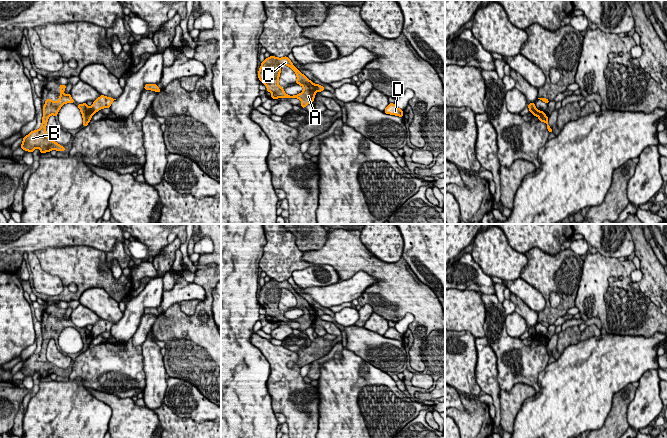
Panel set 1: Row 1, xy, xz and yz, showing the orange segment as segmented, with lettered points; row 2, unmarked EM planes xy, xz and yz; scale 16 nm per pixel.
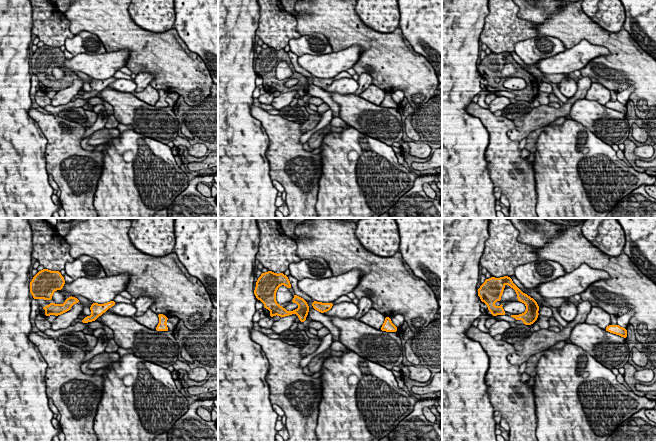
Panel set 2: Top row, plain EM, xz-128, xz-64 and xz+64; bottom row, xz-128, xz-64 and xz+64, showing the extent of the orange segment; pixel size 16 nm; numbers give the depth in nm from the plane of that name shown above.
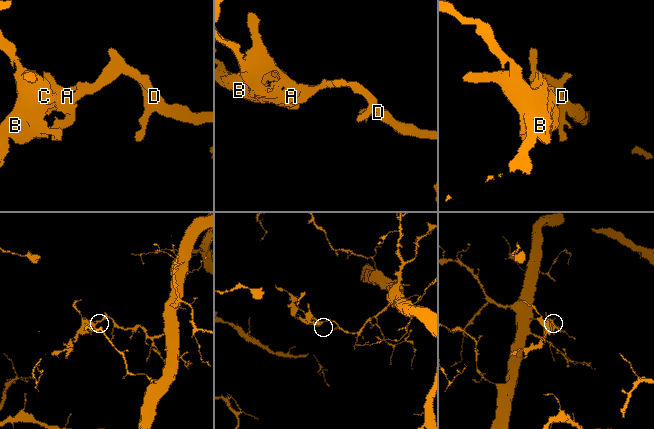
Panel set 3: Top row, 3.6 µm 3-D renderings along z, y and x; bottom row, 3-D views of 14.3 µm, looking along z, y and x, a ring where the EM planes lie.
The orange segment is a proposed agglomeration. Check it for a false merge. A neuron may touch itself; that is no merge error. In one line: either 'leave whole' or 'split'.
split

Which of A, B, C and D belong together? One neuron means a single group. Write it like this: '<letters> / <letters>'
A B C / D

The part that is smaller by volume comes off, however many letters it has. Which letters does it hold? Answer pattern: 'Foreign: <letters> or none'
Foreign: A, B, C

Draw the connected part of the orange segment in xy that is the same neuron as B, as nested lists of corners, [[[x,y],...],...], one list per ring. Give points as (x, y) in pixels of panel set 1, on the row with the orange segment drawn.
[[[60,84],[60,97],[57,102],[54,102],[51,99],[45,101],[42,110],[43,117],[41,127],[38,130],[31,131],[23,138],[23,142],[20,145],[23,150],[32,153],[36,148],[39,148],[41,154],[50,152],[51,150],[65,151],[65,147],[48,138],[46,131],[47,121],[51,115],[57,117],[57,113],[63,104],[75,103],[71,98],[70,93],[68,95],[64,94],[65,88],[66,85]]]

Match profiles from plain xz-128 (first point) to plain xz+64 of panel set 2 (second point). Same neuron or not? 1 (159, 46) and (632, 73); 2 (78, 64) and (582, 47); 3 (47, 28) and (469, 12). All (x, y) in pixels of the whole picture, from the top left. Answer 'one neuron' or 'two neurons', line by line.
1: one neuron
2: one neuron
3: two neurons

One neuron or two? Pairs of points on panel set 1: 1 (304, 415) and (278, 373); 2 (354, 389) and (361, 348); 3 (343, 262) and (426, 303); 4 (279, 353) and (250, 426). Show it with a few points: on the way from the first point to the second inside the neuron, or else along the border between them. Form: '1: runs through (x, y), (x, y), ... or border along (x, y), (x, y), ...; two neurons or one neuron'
1: runs through (300, 405), (288, 392), (284, 383); one neuron
2: border along (345, 348), (380, 369); two neurons
3: runs through (364, 262), (384, 272), (405, 293); one neuron
4: border along (267, 359), (269, 374), (266, 388), (272, 406); two neurons

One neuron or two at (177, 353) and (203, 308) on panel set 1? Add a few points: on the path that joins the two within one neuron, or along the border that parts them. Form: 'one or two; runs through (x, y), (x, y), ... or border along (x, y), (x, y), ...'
one; runs through (188, 342), (199, 331), (203, 319)

